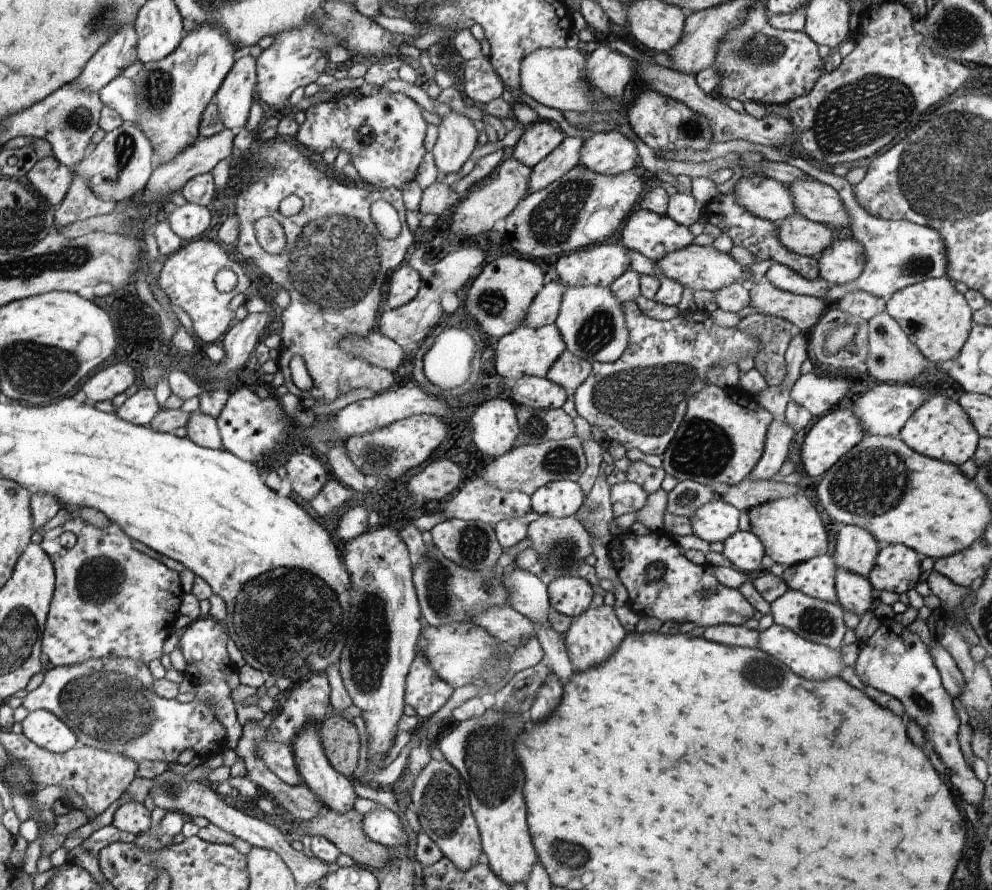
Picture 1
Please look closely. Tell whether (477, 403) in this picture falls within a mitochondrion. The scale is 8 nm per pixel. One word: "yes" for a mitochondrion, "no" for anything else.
no

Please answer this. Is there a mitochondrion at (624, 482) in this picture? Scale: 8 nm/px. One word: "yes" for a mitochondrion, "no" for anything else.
no

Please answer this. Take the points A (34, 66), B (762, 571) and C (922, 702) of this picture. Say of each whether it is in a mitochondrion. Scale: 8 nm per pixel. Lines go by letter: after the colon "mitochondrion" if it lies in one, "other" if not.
A: other
B: other
C: mitochondrion

